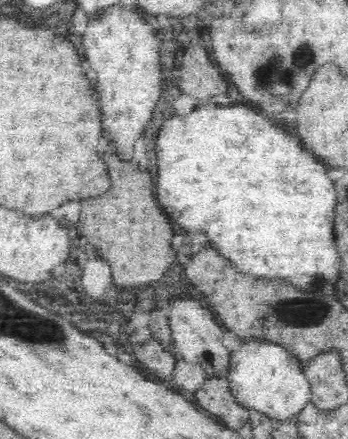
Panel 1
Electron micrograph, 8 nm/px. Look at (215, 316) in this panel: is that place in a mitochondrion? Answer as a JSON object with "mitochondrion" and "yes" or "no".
{"mitochondrion":"no"}

